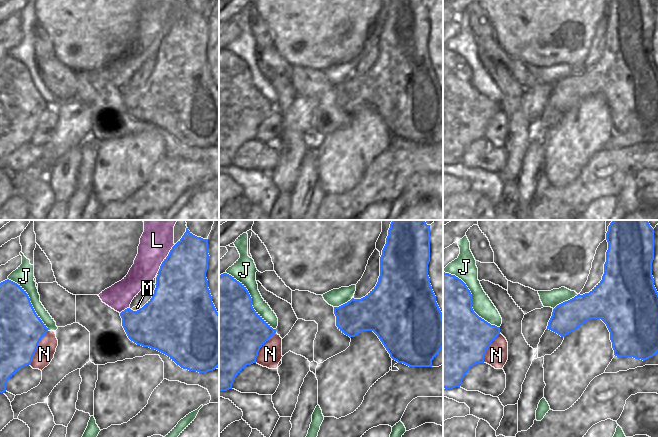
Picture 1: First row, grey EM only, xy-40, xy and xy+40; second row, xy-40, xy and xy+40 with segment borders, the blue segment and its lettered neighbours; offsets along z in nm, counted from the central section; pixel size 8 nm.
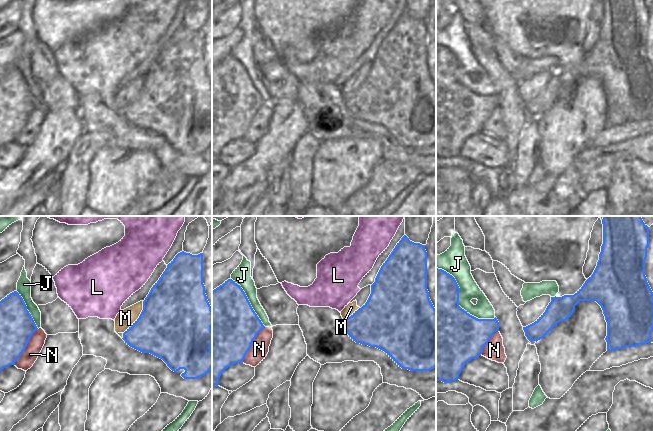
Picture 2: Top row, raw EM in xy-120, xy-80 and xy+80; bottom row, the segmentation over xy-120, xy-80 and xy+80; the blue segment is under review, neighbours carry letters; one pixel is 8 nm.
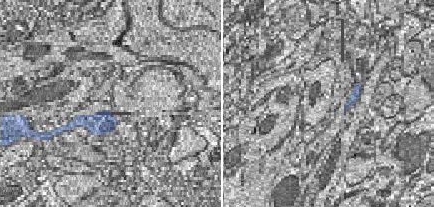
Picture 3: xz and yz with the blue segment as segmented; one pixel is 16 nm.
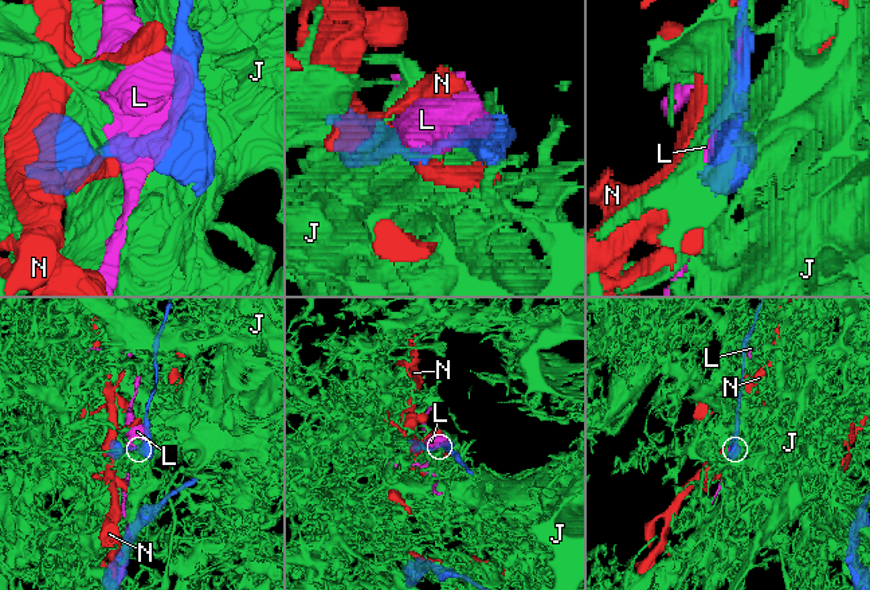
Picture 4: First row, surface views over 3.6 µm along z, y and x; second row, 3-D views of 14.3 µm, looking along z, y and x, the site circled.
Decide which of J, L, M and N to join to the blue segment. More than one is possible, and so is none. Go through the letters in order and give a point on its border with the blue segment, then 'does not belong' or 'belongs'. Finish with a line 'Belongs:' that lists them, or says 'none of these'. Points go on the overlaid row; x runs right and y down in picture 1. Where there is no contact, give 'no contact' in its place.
J: contact xy+40 (471, 299); does not belong
L: contact xy-40 (165, 259); does not belong
M: contact xy-40 (137, 310); does not belong
N: contact xy (261, 346); does not belong
Belongs: none of these

